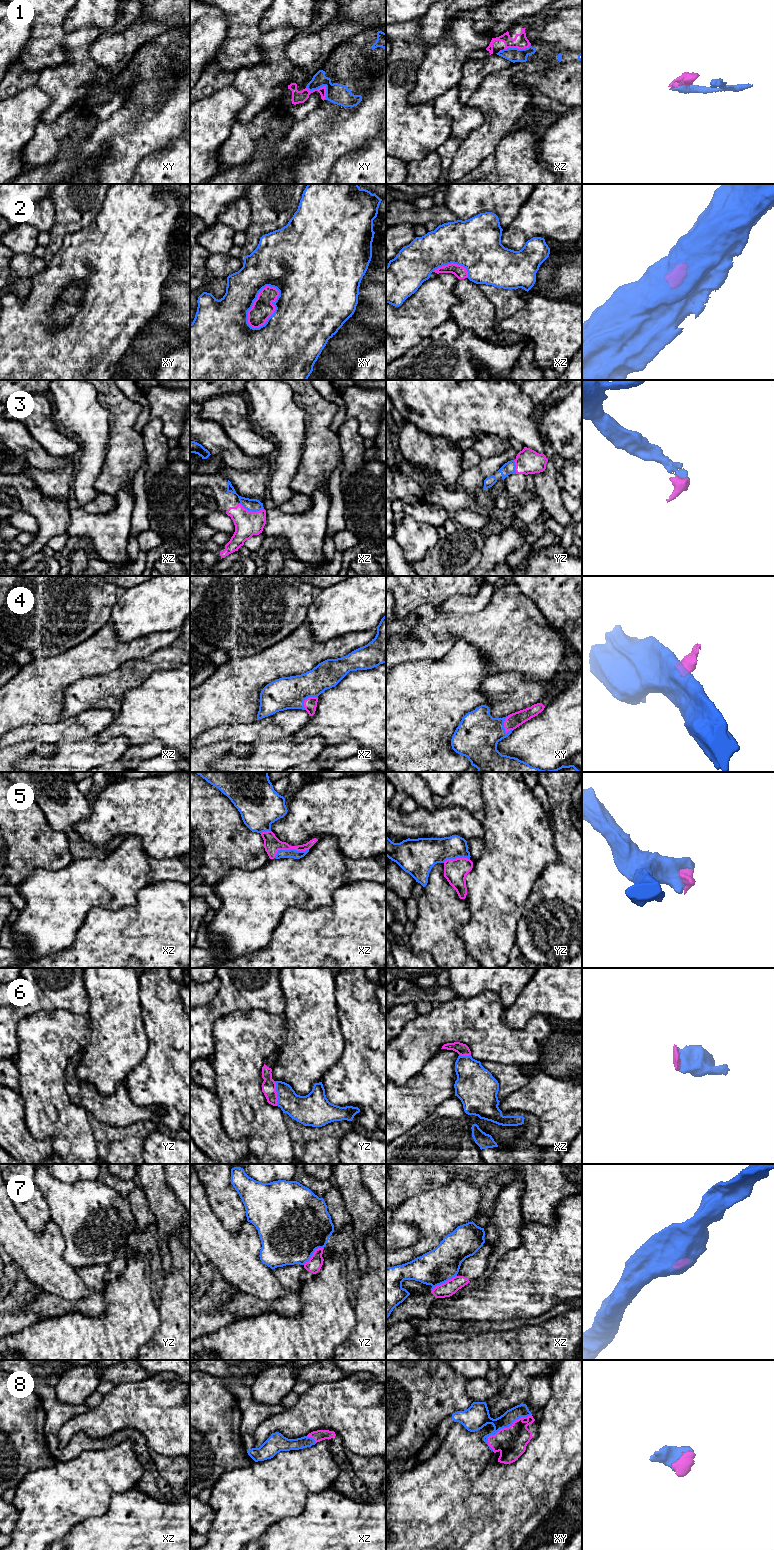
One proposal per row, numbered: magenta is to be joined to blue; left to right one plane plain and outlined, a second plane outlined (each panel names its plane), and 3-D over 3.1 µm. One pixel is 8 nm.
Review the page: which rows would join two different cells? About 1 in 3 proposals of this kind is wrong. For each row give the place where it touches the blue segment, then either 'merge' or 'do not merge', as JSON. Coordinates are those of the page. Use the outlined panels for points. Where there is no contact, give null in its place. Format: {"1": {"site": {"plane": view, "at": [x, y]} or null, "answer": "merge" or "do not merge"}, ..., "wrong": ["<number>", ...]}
{"1": {"site": {"plane": "xy", "at": [321, 86]}, "answer": "do not merge"}, "2": {"site": {"plane": "xy", "at": [253, 302]}, "answer": "do not merge"}, "3": {"site": {"plane": "xz", "at": [252, 511]}, "answer": "merge"}, "4": {"site": {"plane": "xz", "at": [306, 698]}, "answer": "merge"}, "5": {"site": {"plane": "xz", "at": [290, 849]}, "answer": "merge"}, "6": {"site": {"plane": "yz", "at": [277, 1093]}, "answer": "merge"}, "7": {"site": {"plane": "xz", "at": [443, 1282]}, "answer": "do not merge"}, "8": {"site": {"plane": "xy", "at": [505, 1427]}, "answer": "merge"}, "wrong": ["1", "2", "7"]}

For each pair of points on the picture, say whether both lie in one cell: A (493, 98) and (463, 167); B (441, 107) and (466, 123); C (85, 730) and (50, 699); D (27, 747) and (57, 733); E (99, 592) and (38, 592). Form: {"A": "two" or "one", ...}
{"A": "one", "B": "one", "C": "two", "D": "two", "E": "one"}

